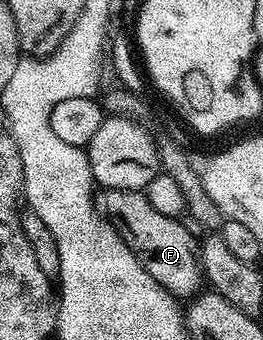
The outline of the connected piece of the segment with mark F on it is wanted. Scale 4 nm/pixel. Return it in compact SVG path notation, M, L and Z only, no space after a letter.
M100 189L95 194L95 209L119 233L121 240L125 240L145 272L149 272L149 276L153 276L157 284L167 289L168 294L191 296L200 289L199 278L201 282L204 273L199 264L197 238L182 226L179 218L170 218L157 212L157 208L149 204L144 191Z

